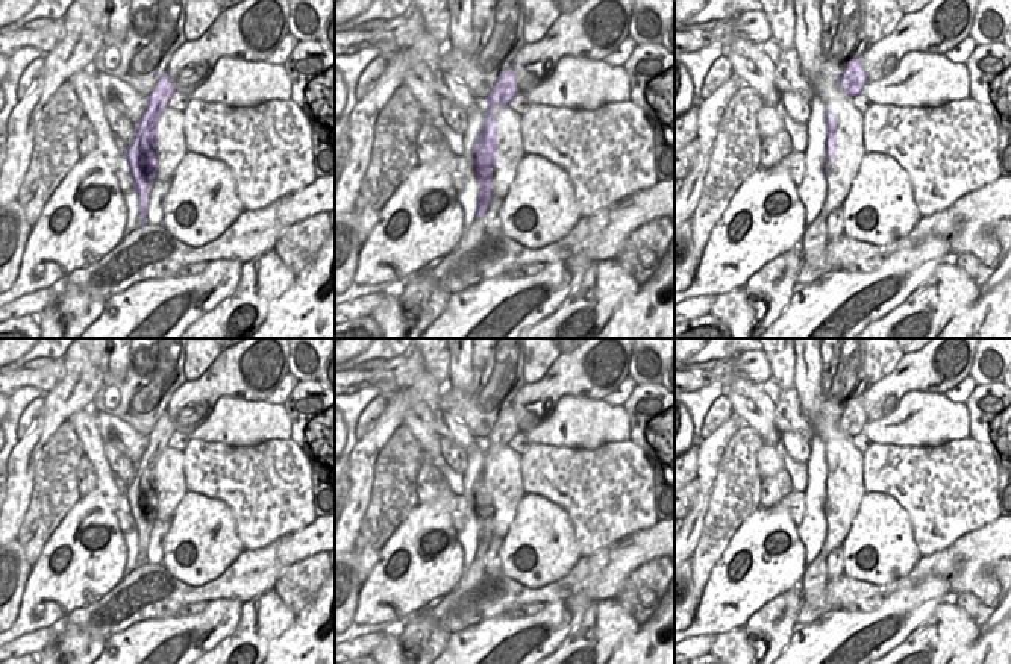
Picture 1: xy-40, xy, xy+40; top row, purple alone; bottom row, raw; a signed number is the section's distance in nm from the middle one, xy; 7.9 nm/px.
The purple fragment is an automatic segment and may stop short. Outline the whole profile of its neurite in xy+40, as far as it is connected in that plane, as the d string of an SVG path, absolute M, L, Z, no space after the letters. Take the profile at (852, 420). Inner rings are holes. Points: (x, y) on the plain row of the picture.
M862 396L850 399L840 415L840 428L846 435L853 438L861 434L867 421L867 414L862 408Z

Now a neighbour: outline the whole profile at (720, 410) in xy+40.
M721 394L712 402L706 412L699 440L711 437L731 415L734 415L731 400Z

